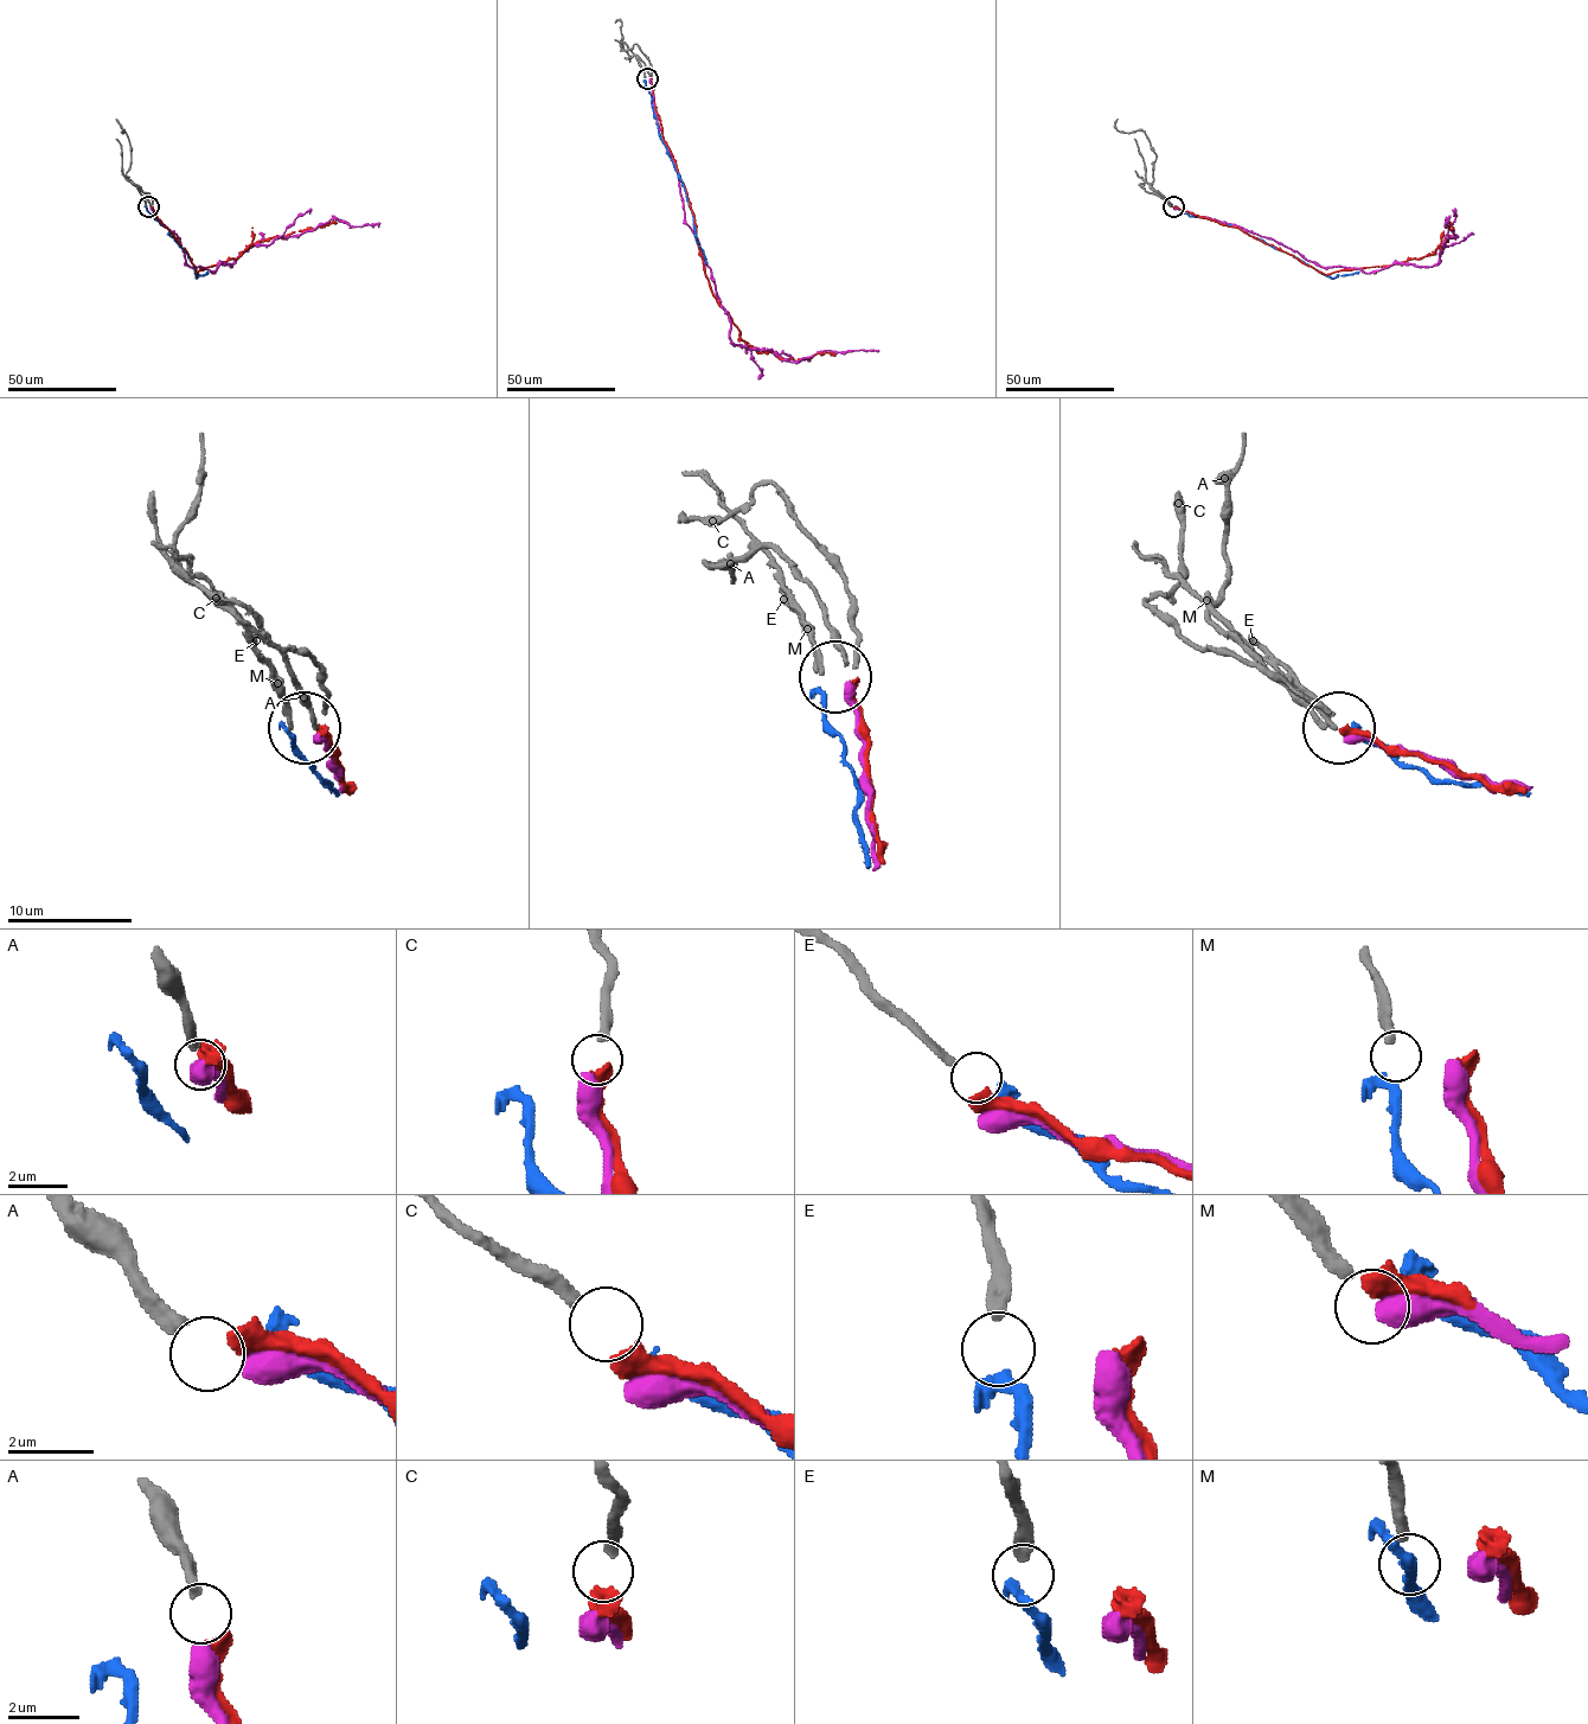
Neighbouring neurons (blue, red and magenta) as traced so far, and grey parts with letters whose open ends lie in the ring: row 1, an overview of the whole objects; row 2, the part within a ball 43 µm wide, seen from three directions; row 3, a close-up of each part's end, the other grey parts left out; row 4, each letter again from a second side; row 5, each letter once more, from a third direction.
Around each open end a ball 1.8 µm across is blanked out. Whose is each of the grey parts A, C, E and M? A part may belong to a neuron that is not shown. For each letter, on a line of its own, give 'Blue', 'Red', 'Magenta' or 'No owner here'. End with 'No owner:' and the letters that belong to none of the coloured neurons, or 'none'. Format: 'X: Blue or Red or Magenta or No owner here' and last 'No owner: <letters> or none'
A: Magenta
C: Red
E: Blue
M: No owner here
No owner: M

